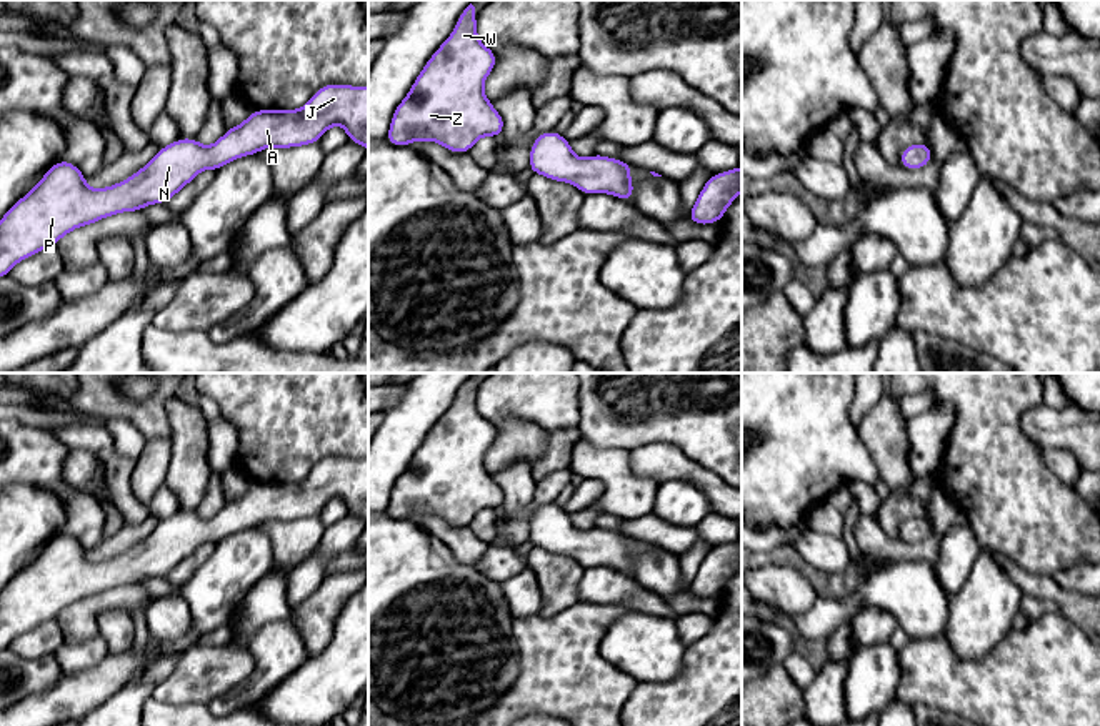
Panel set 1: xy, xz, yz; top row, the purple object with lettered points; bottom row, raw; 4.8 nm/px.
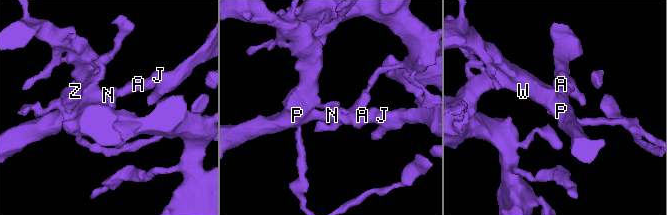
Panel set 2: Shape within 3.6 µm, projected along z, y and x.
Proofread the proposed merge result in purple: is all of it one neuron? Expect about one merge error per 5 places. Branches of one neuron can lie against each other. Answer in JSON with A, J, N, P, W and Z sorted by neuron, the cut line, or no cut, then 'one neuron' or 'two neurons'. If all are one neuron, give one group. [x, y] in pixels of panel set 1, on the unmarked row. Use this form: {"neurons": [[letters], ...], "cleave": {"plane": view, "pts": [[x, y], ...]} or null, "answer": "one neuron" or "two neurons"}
{"neurons": [["A", "J", "N", "P", "W", "Z"]], "cleave": null, "answer": "one neuron"}

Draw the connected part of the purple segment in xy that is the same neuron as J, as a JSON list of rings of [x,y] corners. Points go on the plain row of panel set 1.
[[[330,456],[320,460],[310,475],[297,483],[253,483],[245,495],[227,501],[210,520],[203,520],[197,511],[178,511],[158,521],[155,530],[127,553],[107,561],[88,561],[87,549],[78,540],[60,533],[0,591],[0,651],[8,649],[10,643],[25,631],[57,618],[75,601],[123,584],[142,584],[147,578],[165,578],[205,541],[217,544],[237,531],[257,528],[270,520],[293,521],[318,516],[333,498],[343,500],[348,515],[368,525],[368,458]]]

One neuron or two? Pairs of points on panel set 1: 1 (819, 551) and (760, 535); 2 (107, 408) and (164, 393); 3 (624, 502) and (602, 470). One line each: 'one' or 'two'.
1: one
2: one
3: one

